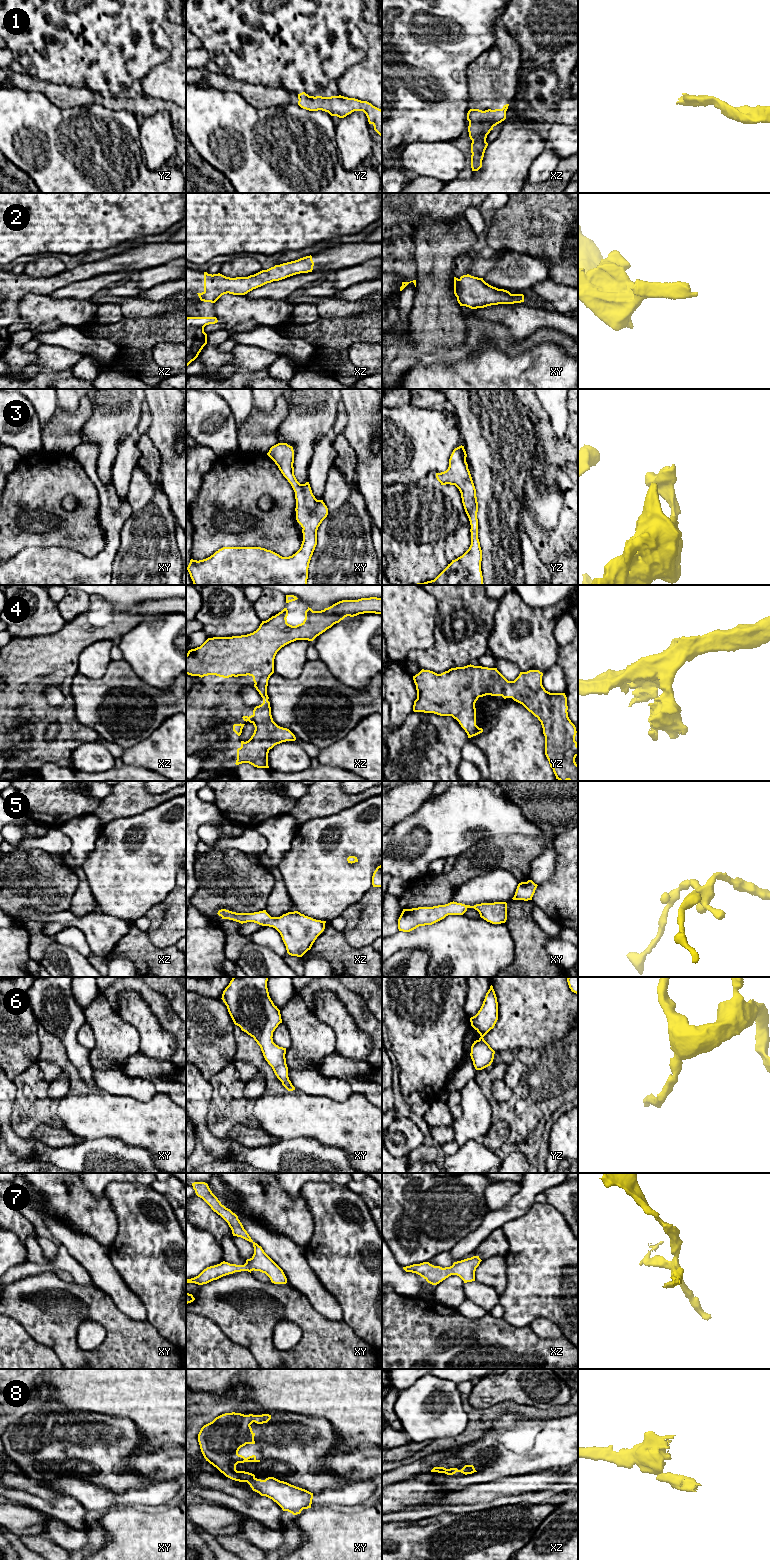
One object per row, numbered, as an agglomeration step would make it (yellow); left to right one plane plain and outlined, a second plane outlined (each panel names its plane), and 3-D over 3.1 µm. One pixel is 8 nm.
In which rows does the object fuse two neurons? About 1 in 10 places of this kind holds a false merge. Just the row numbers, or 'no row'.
8

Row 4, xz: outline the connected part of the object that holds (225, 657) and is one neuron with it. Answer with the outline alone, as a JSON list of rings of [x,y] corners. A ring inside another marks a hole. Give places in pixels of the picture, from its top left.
[[[382,598],[342,600],[321,611],[313,611],[308,607],[305,611],[304,621],[296,626],[287,623],[288,610],[284,608],[275,616],[262,621],[259,628],[253,633],[241,636],[208,638],[200,647],[188,651],[186,654],[186,674],[201,678],[208,675],[223,678],[249,675],[253,677],[254,687],[263,698],[263,703],[254,708],[251,716],[242,717],[244,721],[252,723],[255,730],[248,741],[241,741],[241,747],[237,749],[236,765],[249,763],[257,768],[269,768],[269,750],[282,742],[296,740],[295,735],[289,729],[278,726],[271,715],[267,686],[270,676],[274,673],[274,659],[277,652],[285,645],[296,640],[313,641],[345,617],[354,617],[364,613],[382,614]]]

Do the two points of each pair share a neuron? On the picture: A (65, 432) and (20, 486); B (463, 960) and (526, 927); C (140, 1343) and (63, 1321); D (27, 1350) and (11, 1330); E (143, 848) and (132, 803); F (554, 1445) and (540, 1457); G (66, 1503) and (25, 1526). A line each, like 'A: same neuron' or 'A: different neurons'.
A: different neurons
B: different neurons
C: same neuron
D: same neuron
E: different neurons
F: same neuron
G: different neurons

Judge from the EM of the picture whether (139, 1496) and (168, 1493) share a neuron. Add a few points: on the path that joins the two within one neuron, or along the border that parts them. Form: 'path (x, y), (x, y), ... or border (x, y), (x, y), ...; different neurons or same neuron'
path (146, 1496), (161, 1493); same neuron

